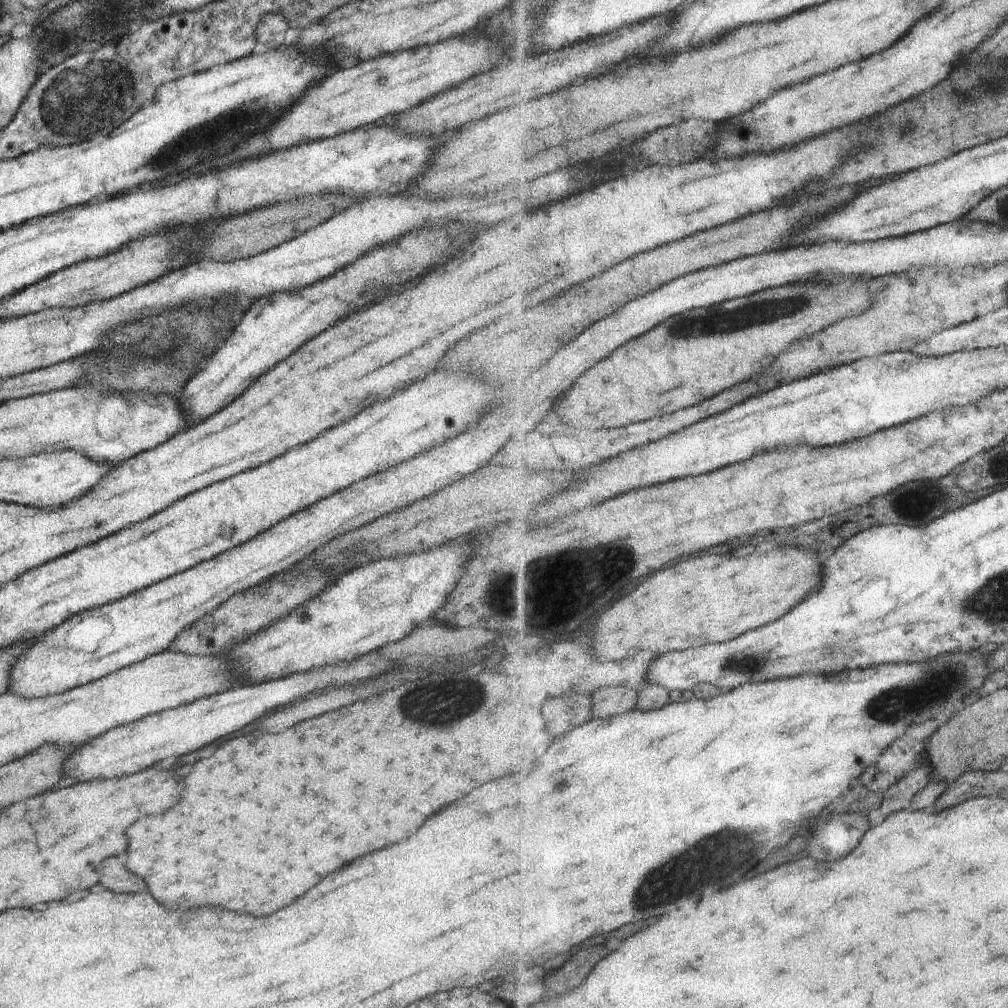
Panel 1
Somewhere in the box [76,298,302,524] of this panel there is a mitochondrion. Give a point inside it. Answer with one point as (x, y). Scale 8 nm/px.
(167, 377)

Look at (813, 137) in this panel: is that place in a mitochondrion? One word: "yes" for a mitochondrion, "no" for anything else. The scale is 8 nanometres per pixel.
no

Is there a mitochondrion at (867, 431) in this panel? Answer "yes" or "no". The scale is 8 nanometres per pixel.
no

